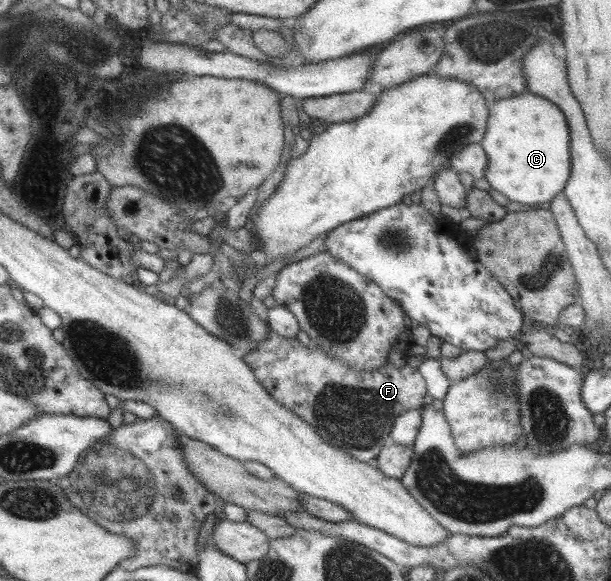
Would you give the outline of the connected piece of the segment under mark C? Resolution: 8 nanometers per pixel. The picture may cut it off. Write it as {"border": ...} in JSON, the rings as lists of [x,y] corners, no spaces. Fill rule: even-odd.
{"border":[[[525,92],[488,104],[486,129],[480,145],[487,157],[483,178],[509,200],[510,207],[546,205],[561,193],[570,173],[569,127],[552,102]]]}

